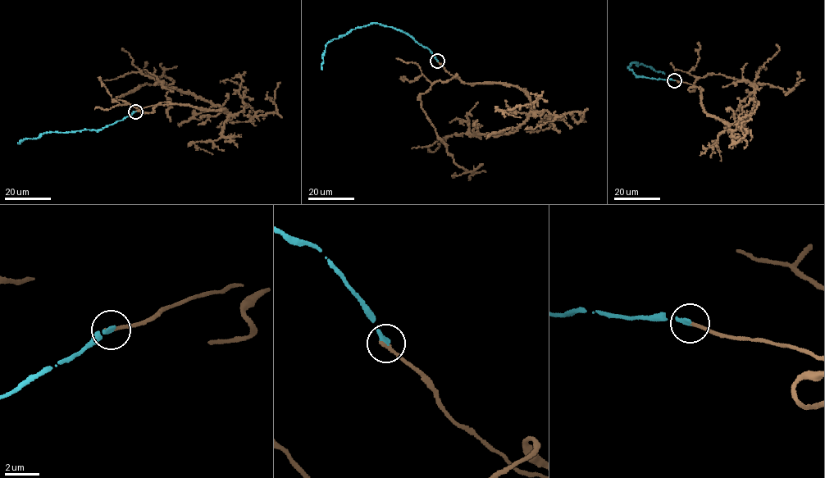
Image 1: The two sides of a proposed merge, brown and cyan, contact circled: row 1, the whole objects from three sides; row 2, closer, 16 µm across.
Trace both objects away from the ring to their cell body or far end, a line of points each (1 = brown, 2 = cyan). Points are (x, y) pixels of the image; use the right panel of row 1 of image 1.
1: (675, 80), (699, 88), (706, 113), (736, 124), (749, 114), (754, 104), (754, 81), (759, 69), (765, 67)
2: (675, 80), (635, 75), (627, 66), (631, 62), (636, 62), (638, 66), (640, 63), (649, 66), (665, 74)

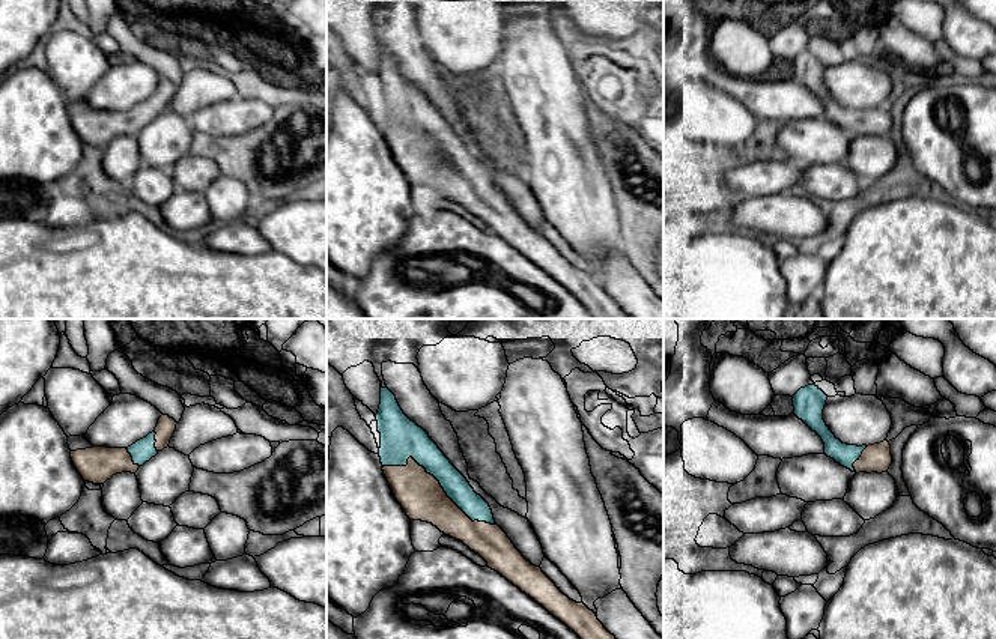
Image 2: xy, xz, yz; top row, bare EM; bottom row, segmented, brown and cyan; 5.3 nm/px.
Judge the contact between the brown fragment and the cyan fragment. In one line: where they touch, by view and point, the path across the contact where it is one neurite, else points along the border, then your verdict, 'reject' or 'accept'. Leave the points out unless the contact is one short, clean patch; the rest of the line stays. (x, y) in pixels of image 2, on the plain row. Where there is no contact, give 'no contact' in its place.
xz (440, 148) | accept

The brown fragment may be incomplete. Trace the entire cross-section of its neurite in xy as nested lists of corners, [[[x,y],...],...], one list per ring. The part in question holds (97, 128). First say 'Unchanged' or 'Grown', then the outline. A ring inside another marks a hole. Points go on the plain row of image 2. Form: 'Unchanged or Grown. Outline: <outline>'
Grown. Outline: [[[161,78],[152,96],[128,111],[92,110],[71,114],[71,122],[84,144],[104,147],[116,137],[135,137],[140,129],[169,110],[176,84]]]

